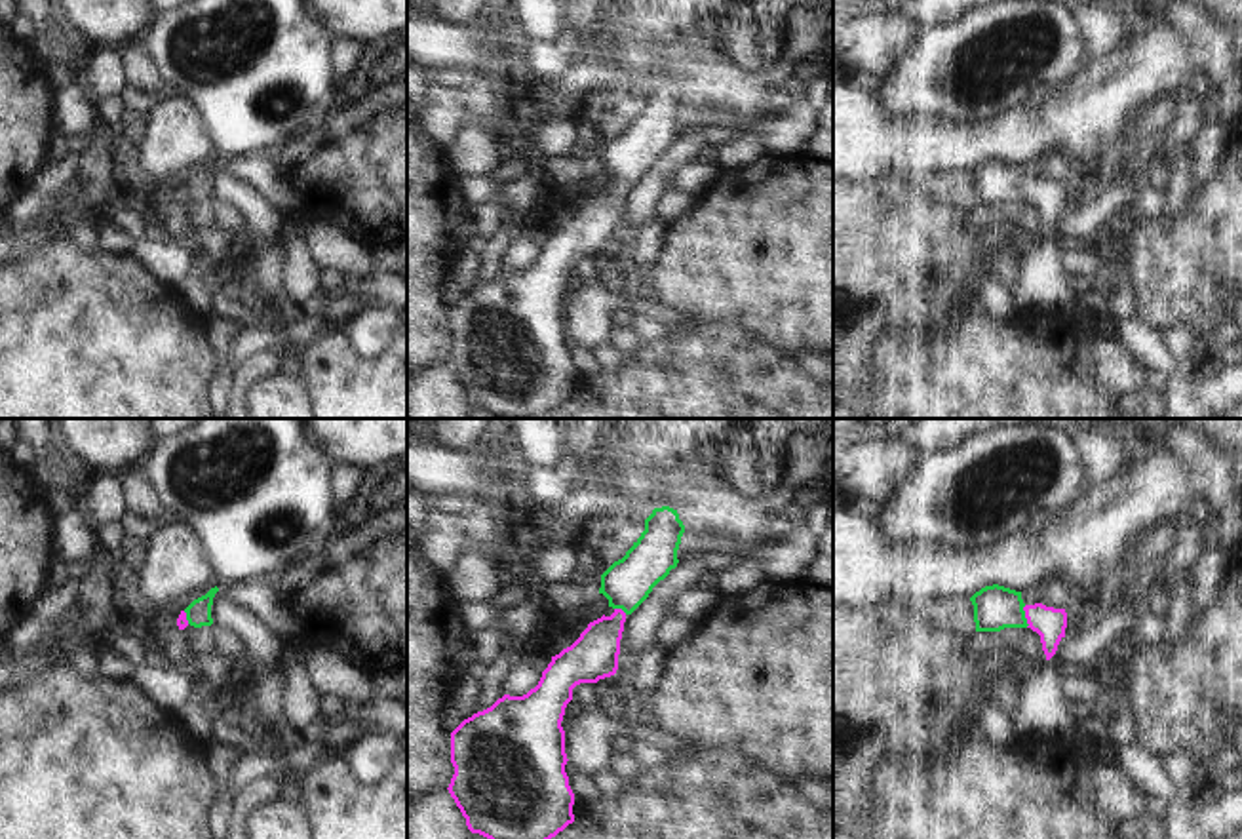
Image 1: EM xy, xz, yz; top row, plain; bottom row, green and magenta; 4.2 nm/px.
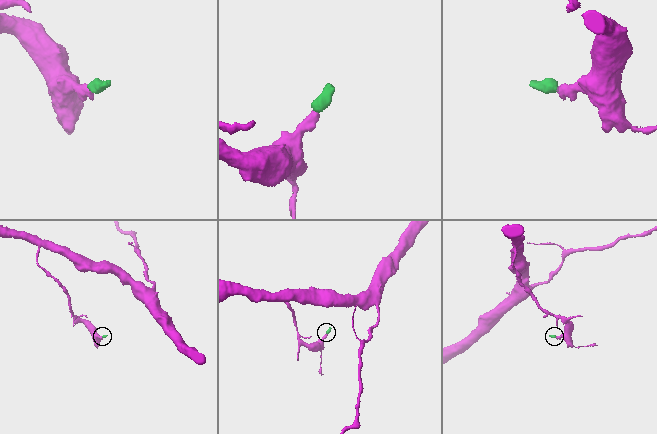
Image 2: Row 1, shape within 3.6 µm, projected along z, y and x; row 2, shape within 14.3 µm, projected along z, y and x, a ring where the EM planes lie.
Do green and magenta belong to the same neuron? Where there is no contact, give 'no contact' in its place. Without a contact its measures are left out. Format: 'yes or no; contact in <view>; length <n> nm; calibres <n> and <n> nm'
yes; contact in yz; length 100 nm; calibres 190 and 140 nm

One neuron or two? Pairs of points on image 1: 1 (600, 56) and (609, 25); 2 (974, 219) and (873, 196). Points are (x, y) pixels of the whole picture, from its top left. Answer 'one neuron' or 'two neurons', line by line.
1: one neuron
2: two neurons

